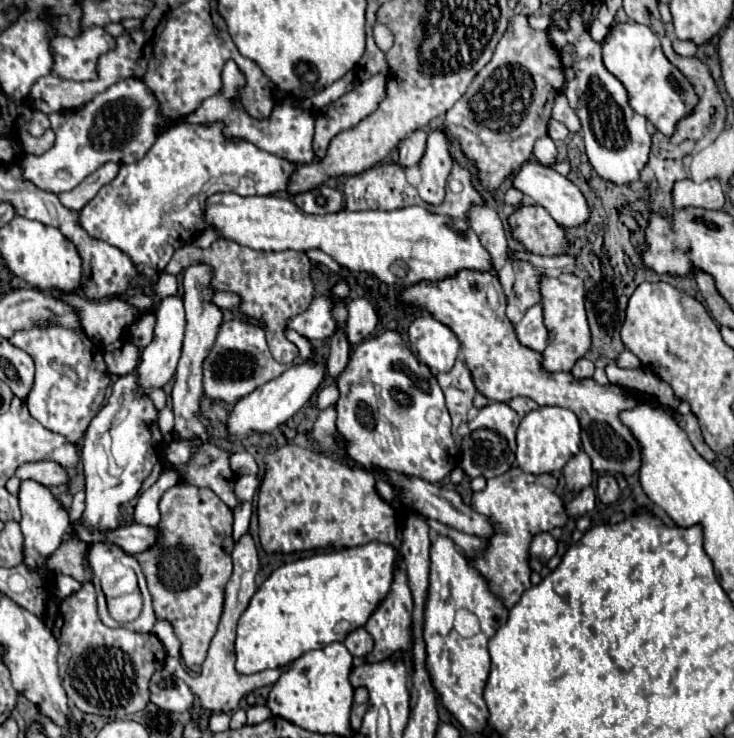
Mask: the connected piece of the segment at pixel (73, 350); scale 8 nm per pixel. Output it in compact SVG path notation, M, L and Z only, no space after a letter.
M60 324L20 330L10 338L10 344L26 350L36 364L34 388L26 400L32 418L36 418L44 428L62 434L72 442L80 442L88 422L100 410L106 390L112 384L100 348L82 330L70 330Z

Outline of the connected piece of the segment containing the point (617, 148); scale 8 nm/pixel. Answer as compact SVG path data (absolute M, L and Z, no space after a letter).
M574 10L570 14L568 30L562 32L558 28L548 28L548 38L558 52L566 42L574 46L576 78L566 84L564 94L568 96L570 106L576 110L582 122L582 138L592 168L602 178L614 184L628 184L638 180L640 170L648 162L648 154L652 148L652 134L648 130L648 120L632 110L628 102L628 92L622 86L622 82L604 68L600 56L600 44L590 38L580 20L580 14Z

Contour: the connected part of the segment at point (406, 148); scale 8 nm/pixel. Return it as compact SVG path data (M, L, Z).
M414 130L408 138L404 138L398 146L400 150L400 164L406 166L416 166L424 154L426 146L426 132L424 130Z

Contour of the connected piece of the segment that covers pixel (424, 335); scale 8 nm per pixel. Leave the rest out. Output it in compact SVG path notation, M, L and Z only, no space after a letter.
M432 314L418 316L408 330L412 348L416 348L420 362L424 362L434 372L448 372L460 352L460 342L456 334L438 322Z

